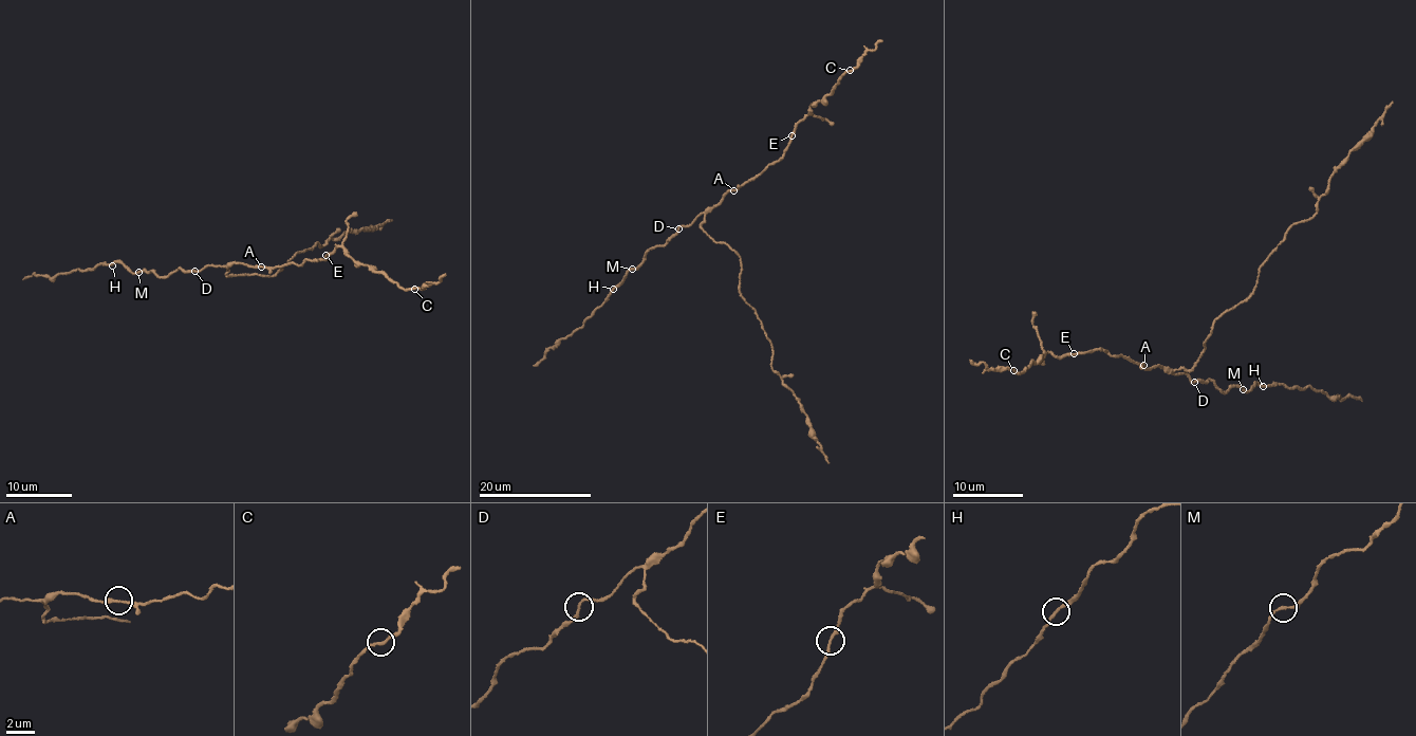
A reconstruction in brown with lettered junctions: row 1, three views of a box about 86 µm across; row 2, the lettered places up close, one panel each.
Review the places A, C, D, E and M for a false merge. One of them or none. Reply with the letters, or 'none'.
none

